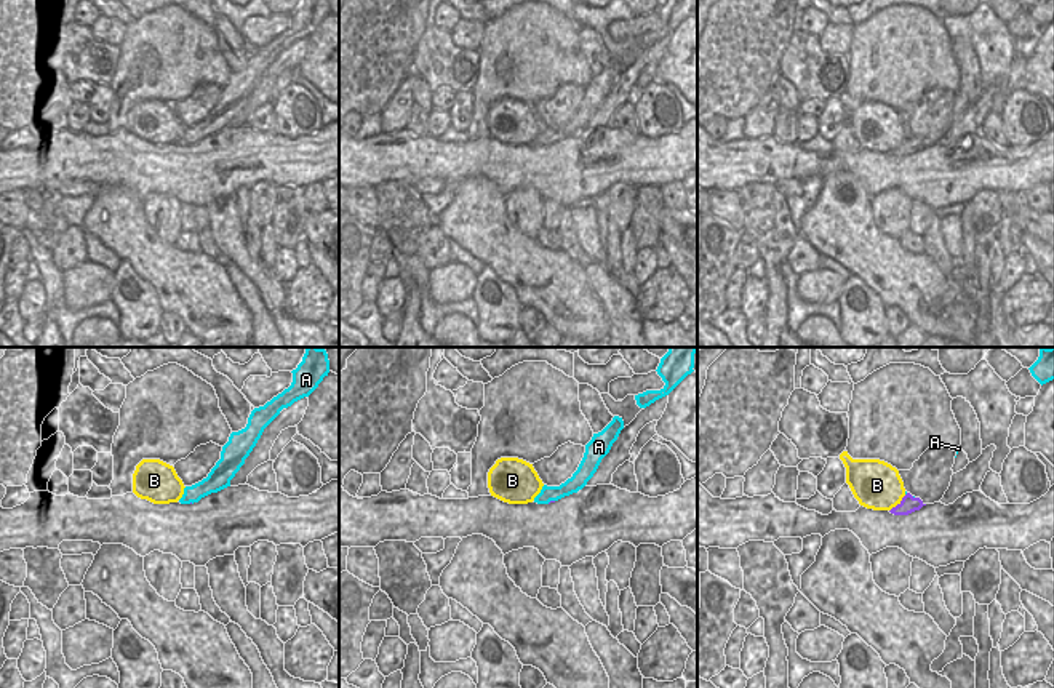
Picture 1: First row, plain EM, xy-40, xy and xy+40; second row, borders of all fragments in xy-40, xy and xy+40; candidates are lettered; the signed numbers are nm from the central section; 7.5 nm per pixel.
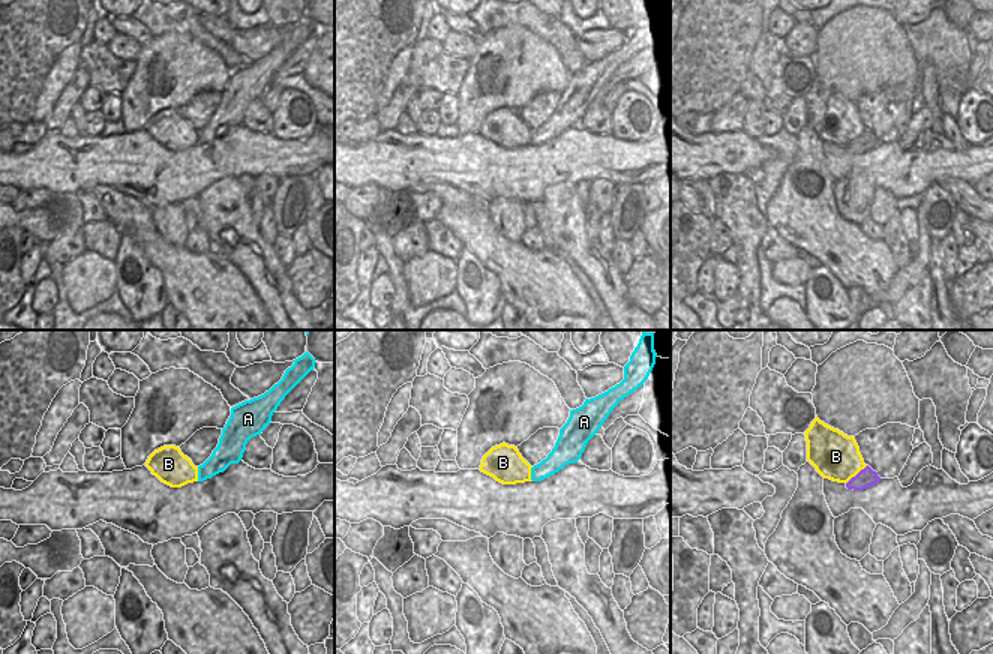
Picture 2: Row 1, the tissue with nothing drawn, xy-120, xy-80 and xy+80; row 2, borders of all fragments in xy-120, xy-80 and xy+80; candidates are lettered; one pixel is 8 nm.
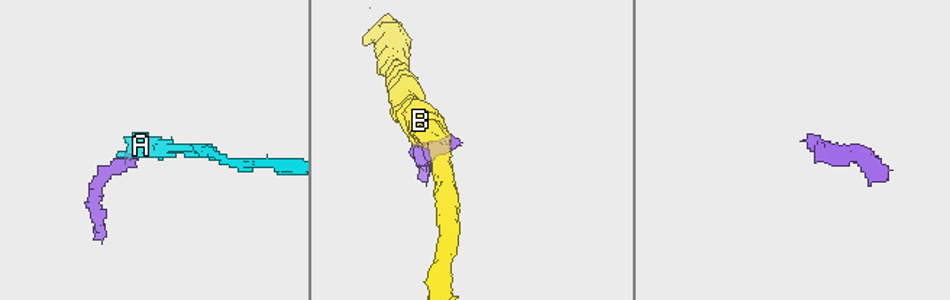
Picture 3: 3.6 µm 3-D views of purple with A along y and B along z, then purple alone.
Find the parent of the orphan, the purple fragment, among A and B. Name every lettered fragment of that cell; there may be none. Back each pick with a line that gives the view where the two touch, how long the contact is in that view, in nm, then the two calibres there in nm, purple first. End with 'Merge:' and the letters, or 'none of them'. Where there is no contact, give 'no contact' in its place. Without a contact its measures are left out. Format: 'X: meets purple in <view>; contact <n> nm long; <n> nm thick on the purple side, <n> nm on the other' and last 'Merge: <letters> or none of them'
A: meets purple in xy; contact 70 nm long; 20 nm thick on the purple side, 120 nm on the other
Merge: A

